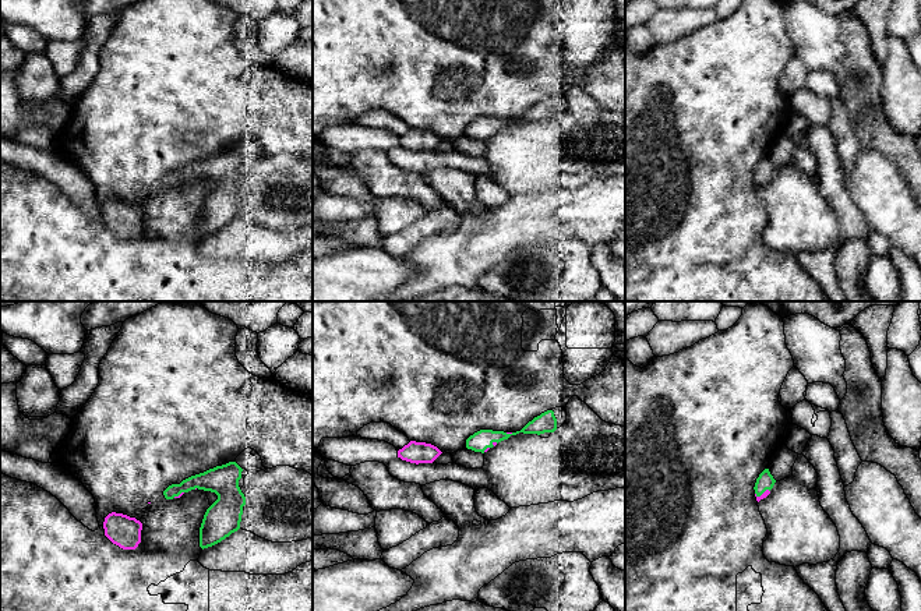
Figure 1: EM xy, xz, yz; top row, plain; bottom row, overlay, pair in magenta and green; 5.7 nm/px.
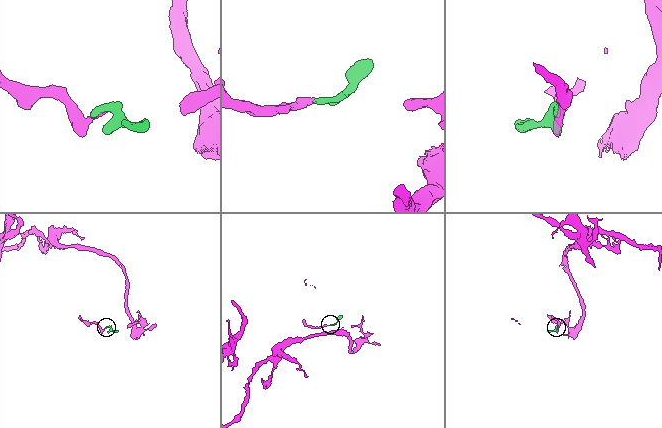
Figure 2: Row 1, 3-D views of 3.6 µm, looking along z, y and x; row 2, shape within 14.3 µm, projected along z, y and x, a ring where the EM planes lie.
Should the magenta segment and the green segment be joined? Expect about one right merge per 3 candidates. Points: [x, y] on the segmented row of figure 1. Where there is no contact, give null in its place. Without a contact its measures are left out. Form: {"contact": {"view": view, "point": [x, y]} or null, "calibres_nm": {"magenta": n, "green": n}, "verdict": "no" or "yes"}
{"contact": {"view": "yz", "point": [764, 493]}, "calibres_nm": {"magenta": 40, "green": 100}, "verdict": "yes"}

